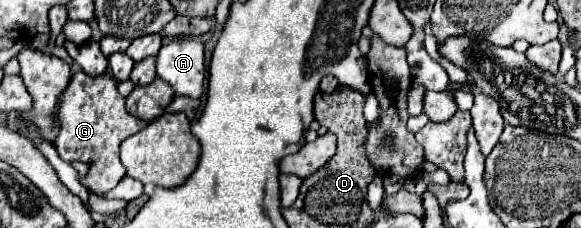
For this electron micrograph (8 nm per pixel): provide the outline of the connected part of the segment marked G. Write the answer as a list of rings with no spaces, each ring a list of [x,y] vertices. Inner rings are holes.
[[[80,68],[74,70],[74,76],[70,84],[66,86],[62,98],[60,98],[60,134],[54,142],[58,156],[64,162],[84,162],[88,164],[88,174],[80,176],[80,182],[94,192],[96,196],[104,196],[108,190],[112,190],[124,176],[126,168],[122,166],[118,158],[118,150],[122,140],[128,136],[140,132],[146,122],[142,122],[136,116],[130,116],[124,108],[124,98],[116,90],[116,80],[110,74],[100,76],[88,76]]]

